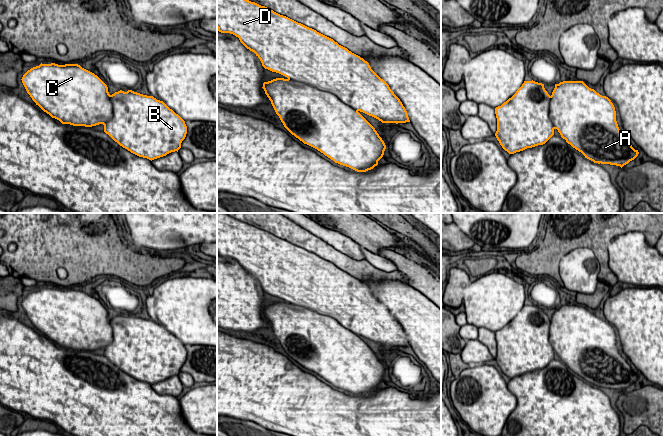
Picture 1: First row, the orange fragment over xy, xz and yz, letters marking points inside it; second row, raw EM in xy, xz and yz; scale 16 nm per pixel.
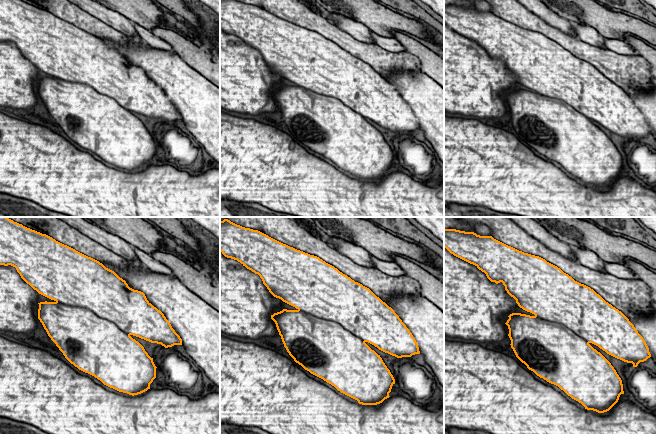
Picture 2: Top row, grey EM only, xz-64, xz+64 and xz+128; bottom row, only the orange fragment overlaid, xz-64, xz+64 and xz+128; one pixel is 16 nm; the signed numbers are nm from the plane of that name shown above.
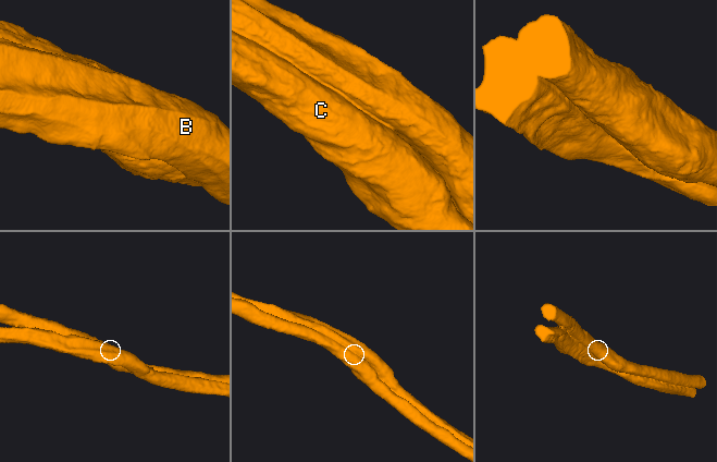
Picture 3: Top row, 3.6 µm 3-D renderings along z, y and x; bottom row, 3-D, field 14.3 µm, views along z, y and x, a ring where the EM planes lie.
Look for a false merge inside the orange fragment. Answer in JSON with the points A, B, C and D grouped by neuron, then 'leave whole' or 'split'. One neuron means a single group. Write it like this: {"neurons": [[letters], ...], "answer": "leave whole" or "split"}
{"neurons": [["A", "C"], ["B", "D"]], "answer": "split"}

